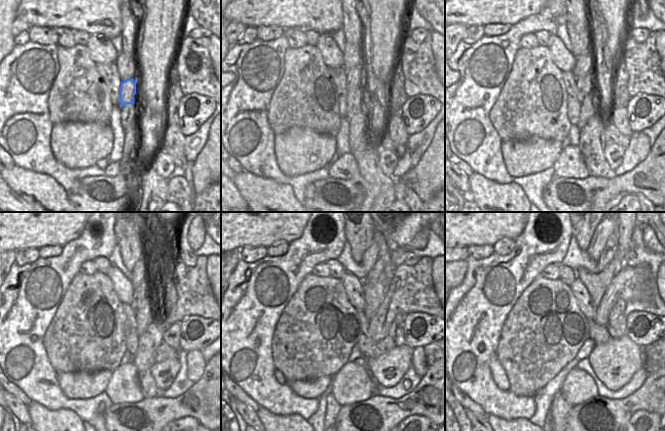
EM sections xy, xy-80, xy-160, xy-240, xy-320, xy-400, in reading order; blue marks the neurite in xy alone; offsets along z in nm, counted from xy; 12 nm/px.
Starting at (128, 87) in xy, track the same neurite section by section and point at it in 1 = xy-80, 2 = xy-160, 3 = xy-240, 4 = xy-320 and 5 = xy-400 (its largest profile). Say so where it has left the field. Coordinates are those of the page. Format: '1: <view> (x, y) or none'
1: xy-80 (354, 75)
2: xy-160 (584, 63)
3: xy-240 (139, 271)
4: xy-320 (370, 256)
5: xy-400 (597, 244)

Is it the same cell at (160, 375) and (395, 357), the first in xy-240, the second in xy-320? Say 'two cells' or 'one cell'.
one cell

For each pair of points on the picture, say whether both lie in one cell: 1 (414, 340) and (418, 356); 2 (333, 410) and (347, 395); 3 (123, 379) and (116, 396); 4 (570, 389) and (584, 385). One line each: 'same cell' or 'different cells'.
1: different cells
2: different cells
3: same cell
4: same cell

